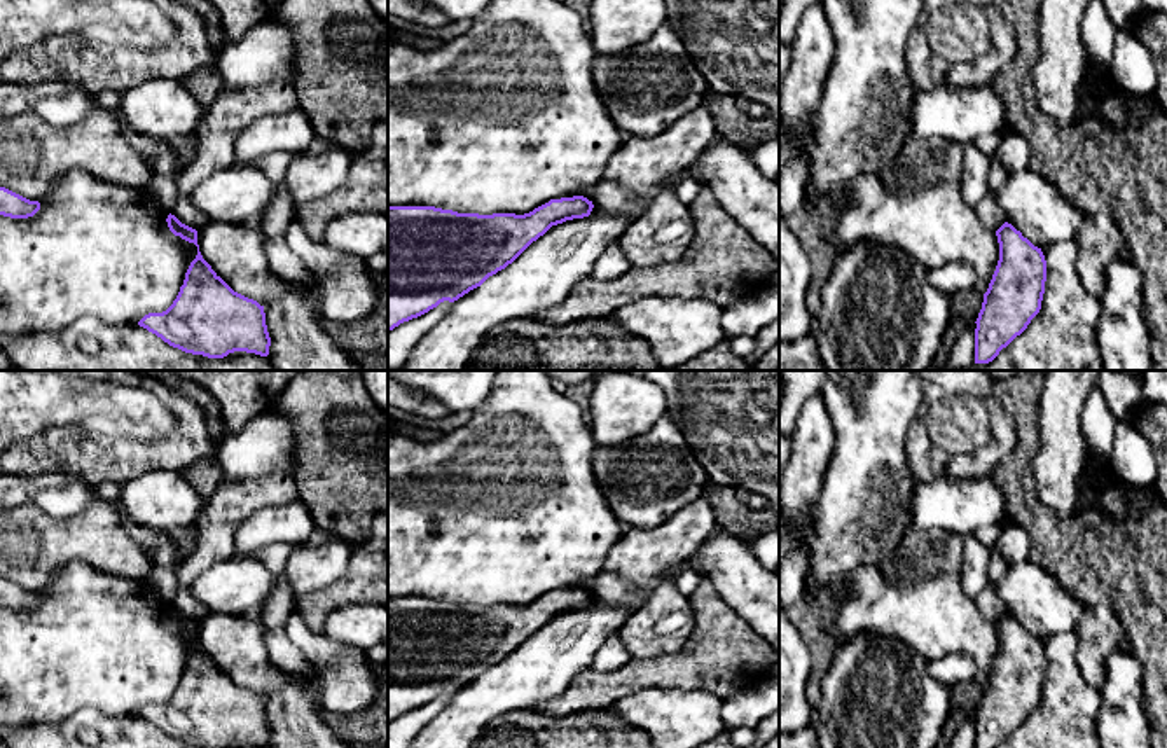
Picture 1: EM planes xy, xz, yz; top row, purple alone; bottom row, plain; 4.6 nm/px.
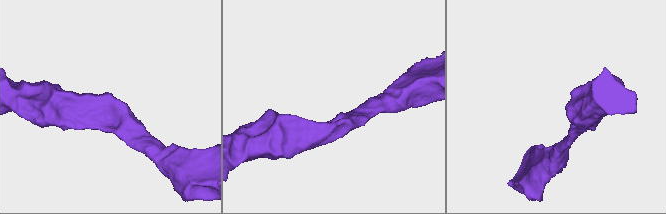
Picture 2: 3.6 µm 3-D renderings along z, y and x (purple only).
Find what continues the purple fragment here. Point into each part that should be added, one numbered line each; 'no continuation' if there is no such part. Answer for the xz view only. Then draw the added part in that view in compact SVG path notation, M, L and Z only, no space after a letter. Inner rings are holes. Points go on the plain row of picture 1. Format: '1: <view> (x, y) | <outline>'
no continuation

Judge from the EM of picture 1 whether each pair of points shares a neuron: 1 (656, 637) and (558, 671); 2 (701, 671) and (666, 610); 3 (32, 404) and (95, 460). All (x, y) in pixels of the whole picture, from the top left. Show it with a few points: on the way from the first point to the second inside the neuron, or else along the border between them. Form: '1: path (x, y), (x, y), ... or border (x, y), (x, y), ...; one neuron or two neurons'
1: border (633, 612), (617, 631); two neurons
2: border (690, 602), (694, 628), (685, 644), (645, 657); two neurons
3: path (44, 420), (79, 453); one neuron

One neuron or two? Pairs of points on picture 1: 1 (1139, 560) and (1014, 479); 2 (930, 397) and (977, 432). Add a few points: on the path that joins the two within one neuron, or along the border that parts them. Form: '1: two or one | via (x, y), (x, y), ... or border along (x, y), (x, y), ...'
1: one | via (1104, 556), (1071, 549), (1036, 514)
2: one | via (942, 399), (965, 422)

